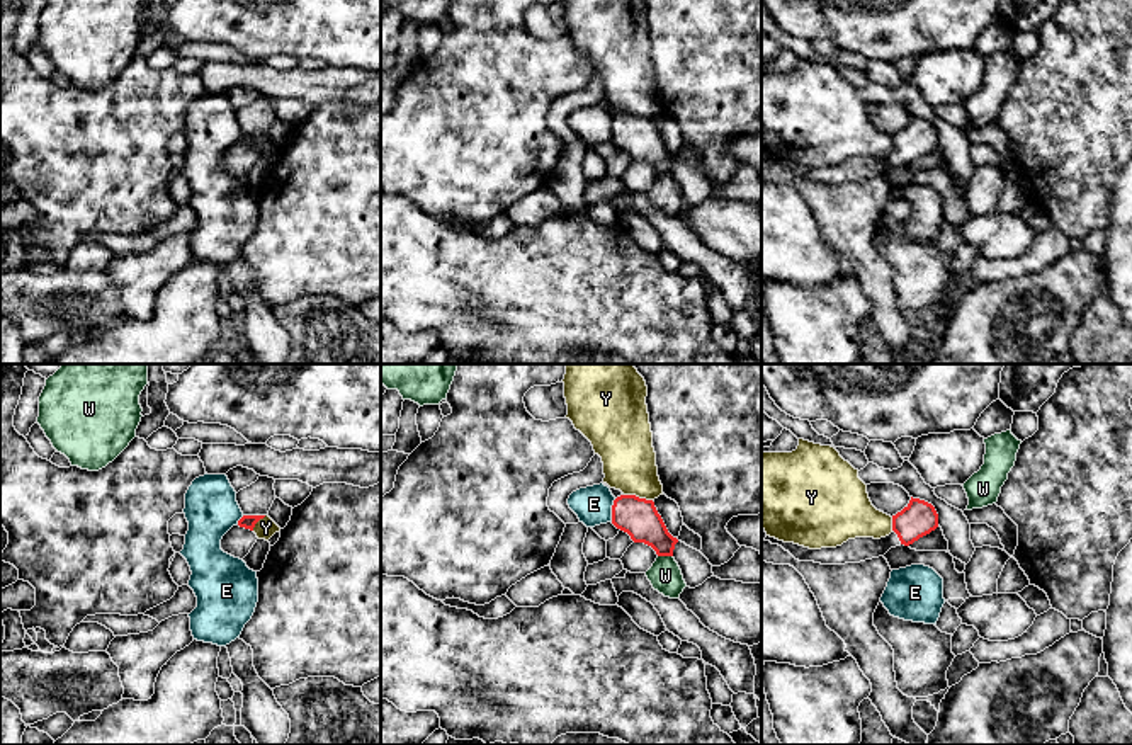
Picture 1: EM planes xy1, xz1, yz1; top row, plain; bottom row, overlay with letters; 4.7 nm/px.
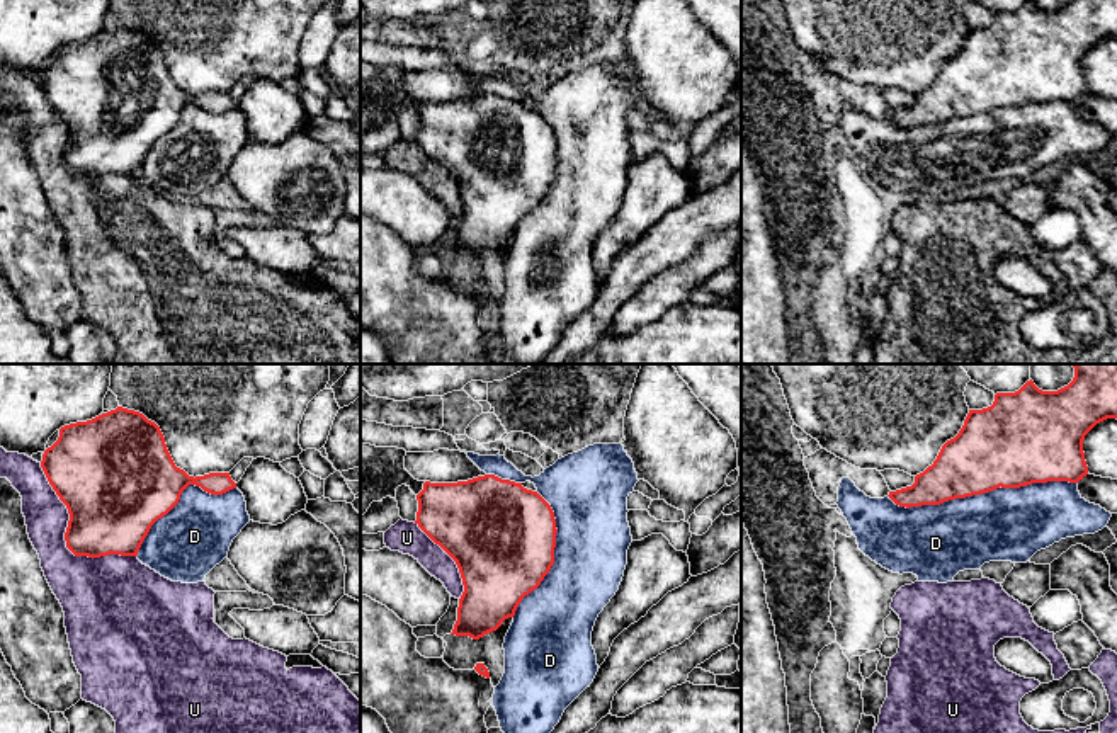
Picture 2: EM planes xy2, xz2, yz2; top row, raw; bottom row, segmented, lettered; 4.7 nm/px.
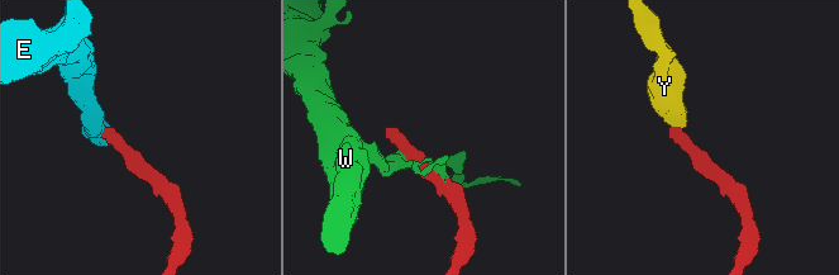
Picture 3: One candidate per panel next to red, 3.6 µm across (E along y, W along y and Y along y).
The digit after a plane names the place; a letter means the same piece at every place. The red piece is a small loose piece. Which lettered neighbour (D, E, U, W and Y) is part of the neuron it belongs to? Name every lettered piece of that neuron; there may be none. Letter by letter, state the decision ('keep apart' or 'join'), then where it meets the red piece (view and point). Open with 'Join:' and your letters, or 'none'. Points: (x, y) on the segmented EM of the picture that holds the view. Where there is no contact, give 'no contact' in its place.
Join: none
D: keep apart; contact yz2 (981, 492)
E: keep apart; contact xz1 (612, 511)
U: keep apart; contact xy2 (65, 539)
W: keep apart; contact xz1 (665, 555)
Y: keep apart; contact xz1 (638, 497)

